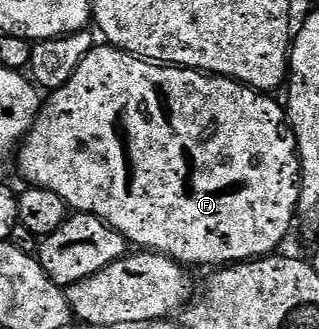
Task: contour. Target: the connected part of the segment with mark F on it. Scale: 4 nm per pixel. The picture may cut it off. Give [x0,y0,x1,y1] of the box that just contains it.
[16,46,300,266]

